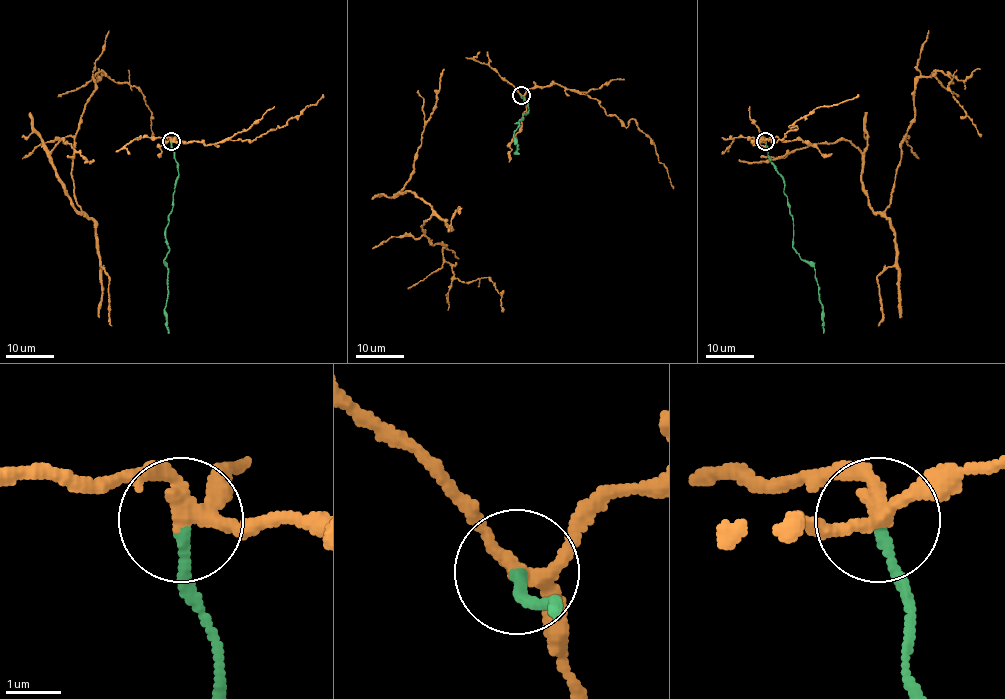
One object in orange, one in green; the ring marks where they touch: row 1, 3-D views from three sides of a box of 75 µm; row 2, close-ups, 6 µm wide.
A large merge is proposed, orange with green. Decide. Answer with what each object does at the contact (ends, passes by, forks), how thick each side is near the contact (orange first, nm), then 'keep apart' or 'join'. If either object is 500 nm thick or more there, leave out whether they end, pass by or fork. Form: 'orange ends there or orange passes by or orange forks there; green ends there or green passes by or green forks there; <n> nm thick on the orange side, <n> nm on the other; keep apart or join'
orange forks there; green ends there; 240 nm thick on the orange side, 190 nm on the other; keep apart

